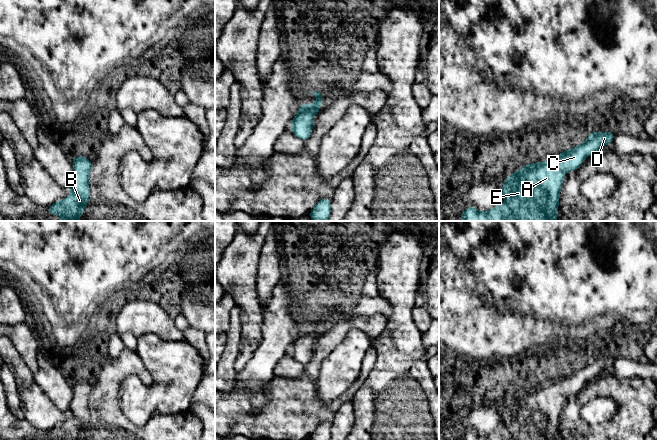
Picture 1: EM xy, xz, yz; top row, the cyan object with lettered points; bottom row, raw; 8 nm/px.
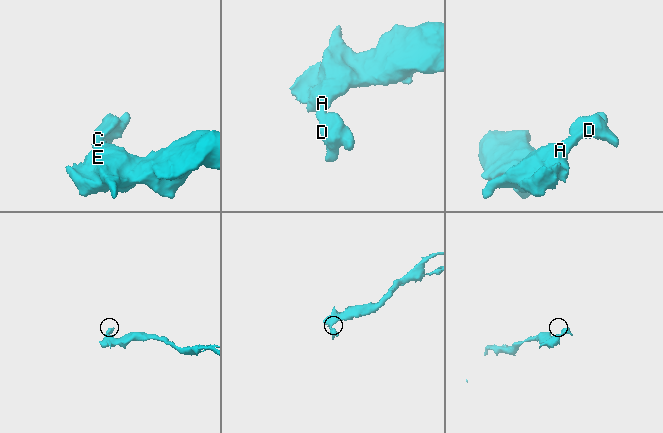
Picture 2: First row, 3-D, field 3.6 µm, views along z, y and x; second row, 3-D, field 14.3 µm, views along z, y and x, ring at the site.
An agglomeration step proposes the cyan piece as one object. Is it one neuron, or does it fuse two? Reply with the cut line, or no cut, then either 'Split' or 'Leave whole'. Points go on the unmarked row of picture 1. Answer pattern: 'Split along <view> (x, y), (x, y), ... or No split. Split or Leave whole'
No split. Leave whole

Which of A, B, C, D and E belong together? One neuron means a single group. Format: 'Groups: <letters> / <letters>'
Groups: A B C D E

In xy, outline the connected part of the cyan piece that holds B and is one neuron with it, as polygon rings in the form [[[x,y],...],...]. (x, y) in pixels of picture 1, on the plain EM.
[[[75,380],[71,384],[74,394],[69,410],[72,416],[66,423],[56,425],[48,431],[49,440],[58,437],[61,440],[80,440],[89,425],[91,418],[88,405],[93,386],[84,380]]]

